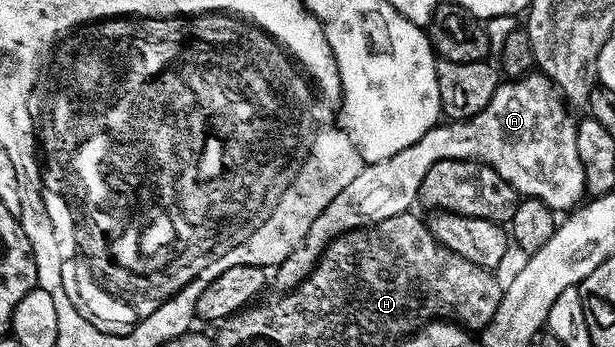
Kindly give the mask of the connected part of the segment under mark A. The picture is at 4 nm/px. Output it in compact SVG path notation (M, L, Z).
M532 70L526 76L511 78L500 83L489 106L485 106L485 110L481 110L472 120L440 122L428 130L413 146L405 146L405 150L397 150L393 158L364 164L357 178L353 178L353 182L349 182L349 186L345 186L345 190L341 190L341 194L337 194L337 198L333 198L333 202L329 202L329 206L325 206L325 210L317 214L313 226L309 226L309 234L305 234L305 238L293 250L293 254L289 254L289 258L285 258L282 264L278 265L273 276L274 283L276 280L283 290L297 287L306 276L311 274L319 257L335 237L343 232L351 232L367 224L376 224L385 218L393 218L397 214L408 211L412 207L411 203L414 205L419 199L419 187L425 174L429 174L429 166L442 160L477 160L480 164L488 164L493 170L497 170L497 174L501 174L501 178L505 178L505 182L514 186L520 197L539 199L552 210L574 209L584 199L587 183L585 169L581 166L581 154L577 154L577 130L575 129L577 120L570 114L572 115L559 89L548 76L538 70Z

